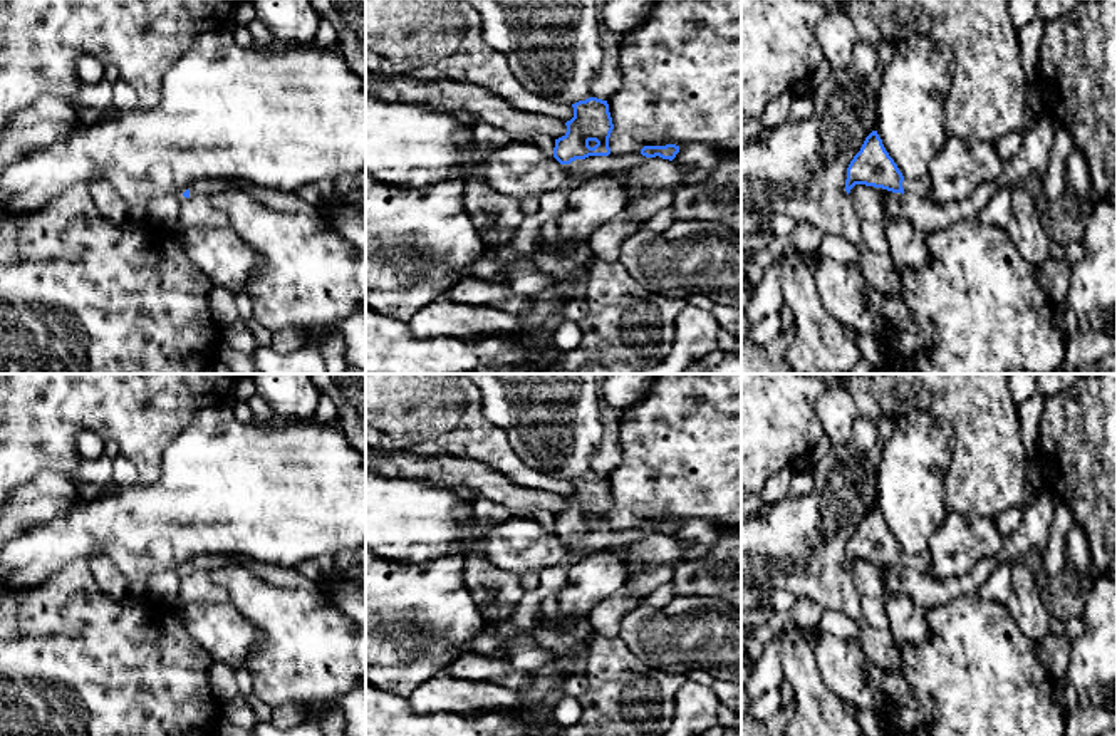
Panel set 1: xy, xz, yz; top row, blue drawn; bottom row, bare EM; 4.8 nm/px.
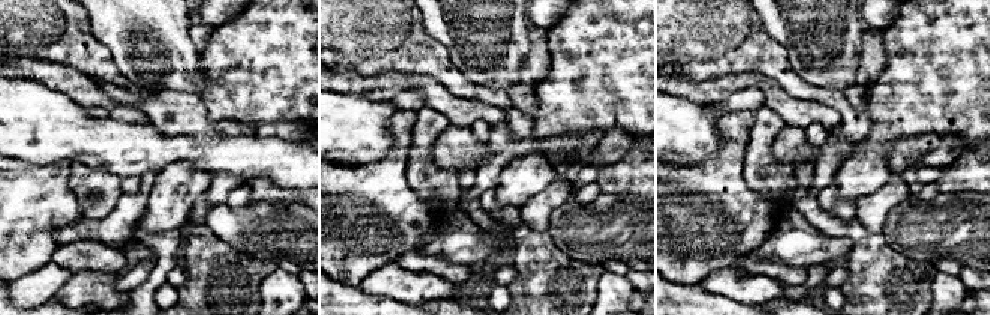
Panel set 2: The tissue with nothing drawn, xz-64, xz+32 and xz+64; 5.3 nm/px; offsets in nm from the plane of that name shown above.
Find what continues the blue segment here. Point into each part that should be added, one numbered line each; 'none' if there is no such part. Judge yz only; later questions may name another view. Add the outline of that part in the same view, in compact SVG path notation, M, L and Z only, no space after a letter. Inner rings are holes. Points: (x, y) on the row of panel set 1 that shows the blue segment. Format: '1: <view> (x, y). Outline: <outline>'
1: yz (911, 186). Outline: M904 178L902 188L904 188L906 194L916 194L921 198L927 198L927 194L929 194L929 184L926 179Z

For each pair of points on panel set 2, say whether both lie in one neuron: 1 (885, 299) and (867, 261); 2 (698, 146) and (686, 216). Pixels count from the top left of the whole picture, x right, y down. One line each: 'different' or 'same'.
1: same
2: different

